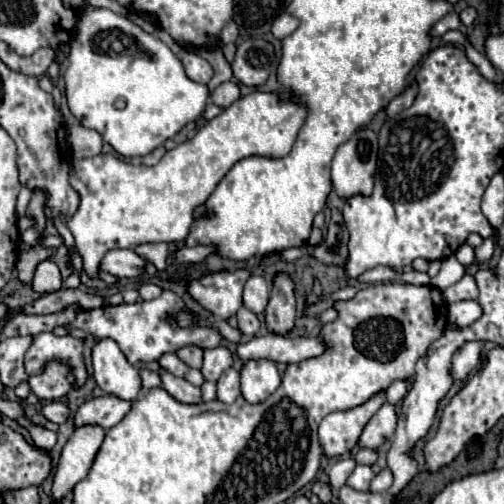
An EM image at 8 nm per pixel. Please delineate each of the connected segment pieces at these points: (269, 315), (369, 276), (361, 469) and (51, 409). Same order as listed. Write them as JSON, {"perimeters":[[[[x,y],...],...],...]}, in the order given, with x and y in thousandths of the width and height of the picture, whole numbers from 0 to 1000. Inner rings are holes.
{"perimeters":[[[[563,538],[548,542],[524,625],[528,625],[528,649],[540,661],[567,665],[583,649],[587,585],[583,585],[583,558],[571,542]]],[[[742,530],[742,534],[734,534],[734,538],[726,538],[722,546],[714,546],[706,558],[710,562],[726,562],[726,565],[734,565],[734,562],[754,562],[754,558],[786,558],[786,554],[794,554],[794,546],[786,546],[774,530]]],[[[706,923],[698,942],[690,946],[687,962],[694,962],[698,970],[710,970],[710,974],[726,974],[734,966],[738,946],[742,946],[742,935],[734,931],[734,923]]],[[[103,796],[103,800],[91,800],[91,808],[87,808],[83,819],[87,819],[87,827],[91,827],[95,835],[123,843],[123,839],[135,831],[139,812],[135,812],[135,804],[123,800],[123,796]]]]}

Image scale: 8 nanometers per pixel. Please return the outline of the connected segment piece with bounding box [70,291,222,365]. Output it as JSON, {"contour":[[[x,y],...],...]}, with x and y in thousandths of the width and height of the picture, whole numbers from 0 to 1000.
{"contour":[[[321,577],[313,593],[302,597],[270,597],[270,601],[242,601],[242,605],[214,605],[194,613],[159,617],[151,637],[139,649],[167,653],[171,661],[183,661],[187,673],[218,669],[234,681],[250,712],[270,720],[294,720],[317,712],[325,700],[341,700],[361,685],[393,685],[397,692],[421,692],[440,681],[440,665],[433,653],[401,649],[401,645],[377,645],[377,649],[341,649],[341,633],[353,629],[353,621],[369,613],[365,597],[345,577]]]}

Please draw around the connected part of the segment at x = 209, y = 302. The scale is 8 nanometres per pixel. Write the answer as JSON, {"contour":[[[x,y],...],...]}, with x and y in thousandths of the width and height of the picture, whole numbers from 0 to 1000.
{"contour":[[[468,534],[468,538],[413,542],[413,546],[401,546],[397,554],[353,554],[353,558],[365,562],[373,569],[373,581],[381,585],[381,593],[393,597],[405,613],[413,613],[425,629],[456,633],[480,609],[480,569],[492,550],[496,550],[492,534]]]}

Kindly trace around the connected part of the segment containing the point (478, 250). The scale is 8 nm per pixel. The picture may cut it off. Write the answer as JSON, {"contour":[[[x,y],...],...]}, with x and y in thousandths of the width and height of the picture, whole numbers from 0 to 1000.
{"contour":[[[964,474],[956,486],[948,486],[948,490],[940,490],[940,506],[944,506],[944,526],[960,526],[960,522],[968,522],[972,514],[976,514],[976,502],[980,502],[980,482],[976,482],[980,474]]]}

